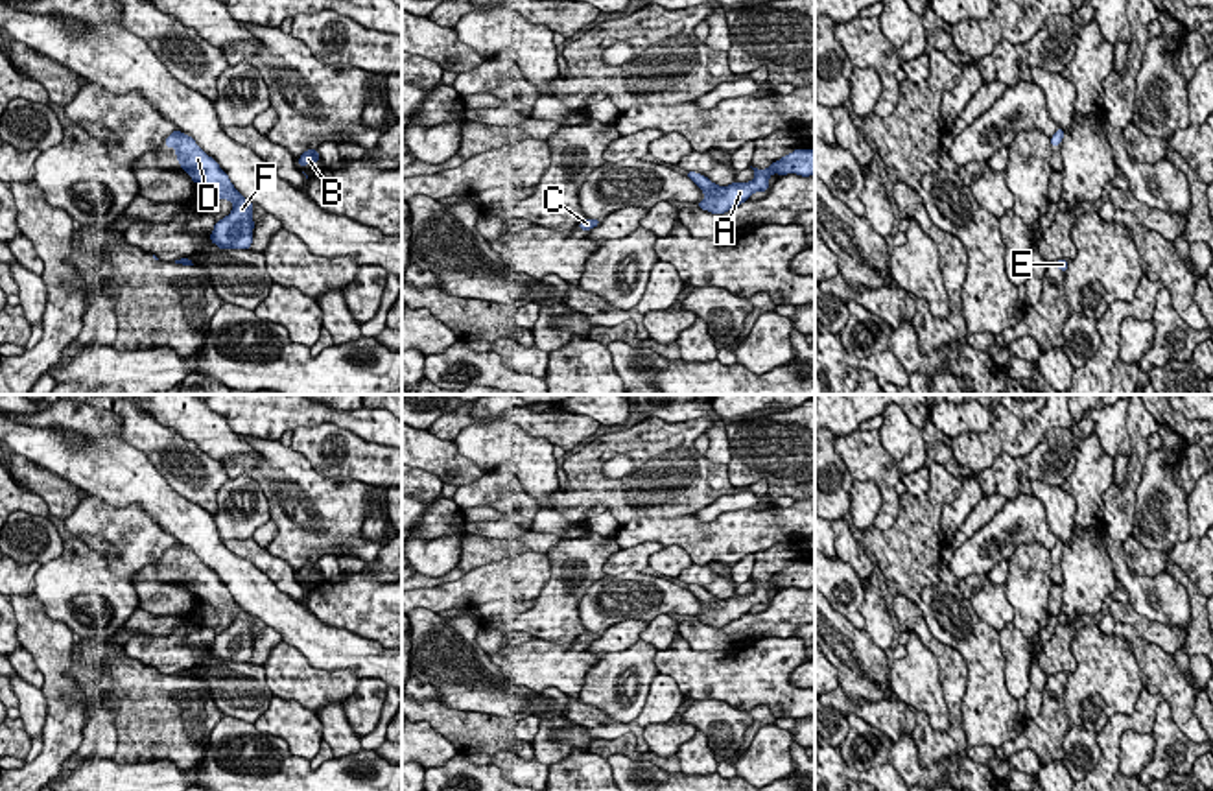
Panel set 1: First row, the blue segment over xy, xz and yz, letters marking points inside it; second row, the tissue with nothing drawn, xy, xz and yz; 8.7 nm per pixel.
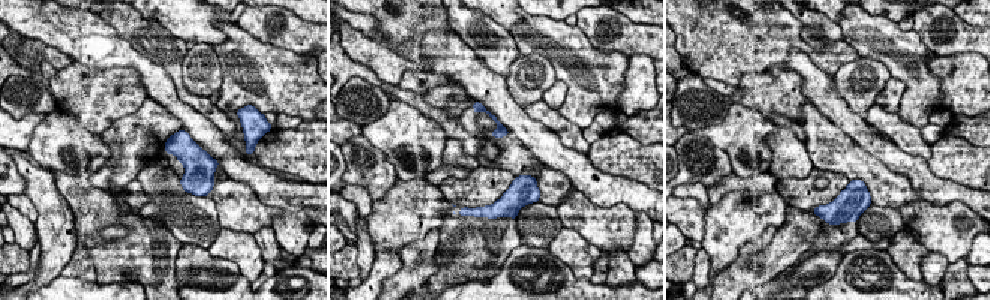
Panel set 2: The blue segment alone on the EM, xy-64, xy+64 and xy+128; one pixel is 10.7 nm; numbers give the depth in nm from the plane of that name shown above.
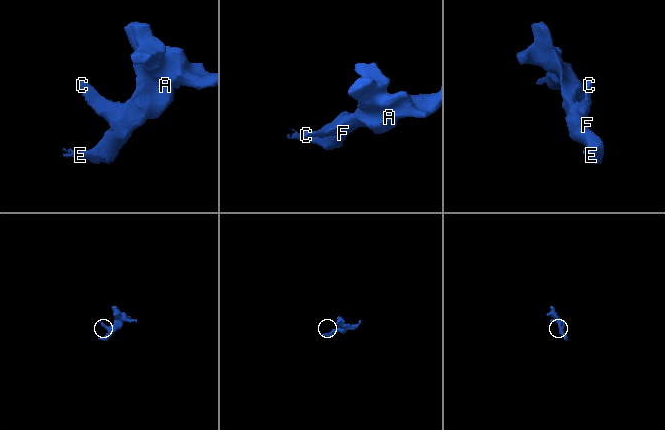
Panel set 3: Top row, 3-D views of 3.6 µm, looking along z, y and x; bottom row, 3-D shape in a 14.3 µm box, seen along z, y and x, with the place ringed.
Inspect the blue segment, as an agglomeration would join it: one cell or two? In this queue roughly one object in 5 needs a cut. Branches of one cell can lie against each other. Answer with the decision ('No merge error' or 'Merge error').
No merge error

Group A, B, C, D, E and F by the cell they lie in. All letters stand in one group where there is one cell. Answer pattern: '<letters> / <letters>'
A B C D E F

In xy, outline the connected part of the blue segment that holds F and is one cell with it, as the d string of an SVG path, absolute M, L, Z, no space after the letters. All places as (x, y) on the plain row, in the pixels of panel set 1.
M175 542L164 559L175 561L179 579L201 601L210 603L218 612L232 614L234 620L229 629L216 634L210 655L221 662L251 662L253 656L253 621L254 618L245 612L230 596L227 584L208 570L192 549Z

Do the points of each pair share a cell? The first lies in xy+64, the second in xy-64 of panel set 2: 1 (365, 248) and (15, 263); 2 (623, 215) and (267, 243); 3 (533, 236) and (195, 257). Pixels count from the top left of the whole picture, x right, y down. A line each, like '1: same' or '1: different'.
1: different
2: different
3: different

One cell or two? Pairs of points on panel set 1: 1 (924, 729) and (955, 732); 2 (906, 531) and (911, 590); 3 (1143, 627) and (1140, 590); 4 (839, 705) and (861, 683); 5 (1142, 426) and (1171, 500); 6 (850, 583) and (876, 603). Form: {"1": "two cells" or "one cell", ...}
{"1": "one cell", "2": "one cell", "3": "two cells", "4": "two cells", "5": "two cells", "6": "two cells"}

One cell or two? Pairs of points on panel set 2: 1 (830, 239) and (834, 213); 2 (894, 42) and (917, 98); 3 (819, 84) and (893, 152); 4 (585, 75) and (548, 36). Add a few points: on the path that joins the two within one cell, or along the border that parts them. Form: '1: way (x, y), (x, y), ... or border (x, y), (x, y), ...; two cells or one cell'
1: way (830, 233), (830, 222), (833, 219); one cell
2: way (909, 54), (918, 62), (920, 83); one cell
3: way (834, 105), (872, 146); one cell
4: way (578, 66), (557, 45); one cell

